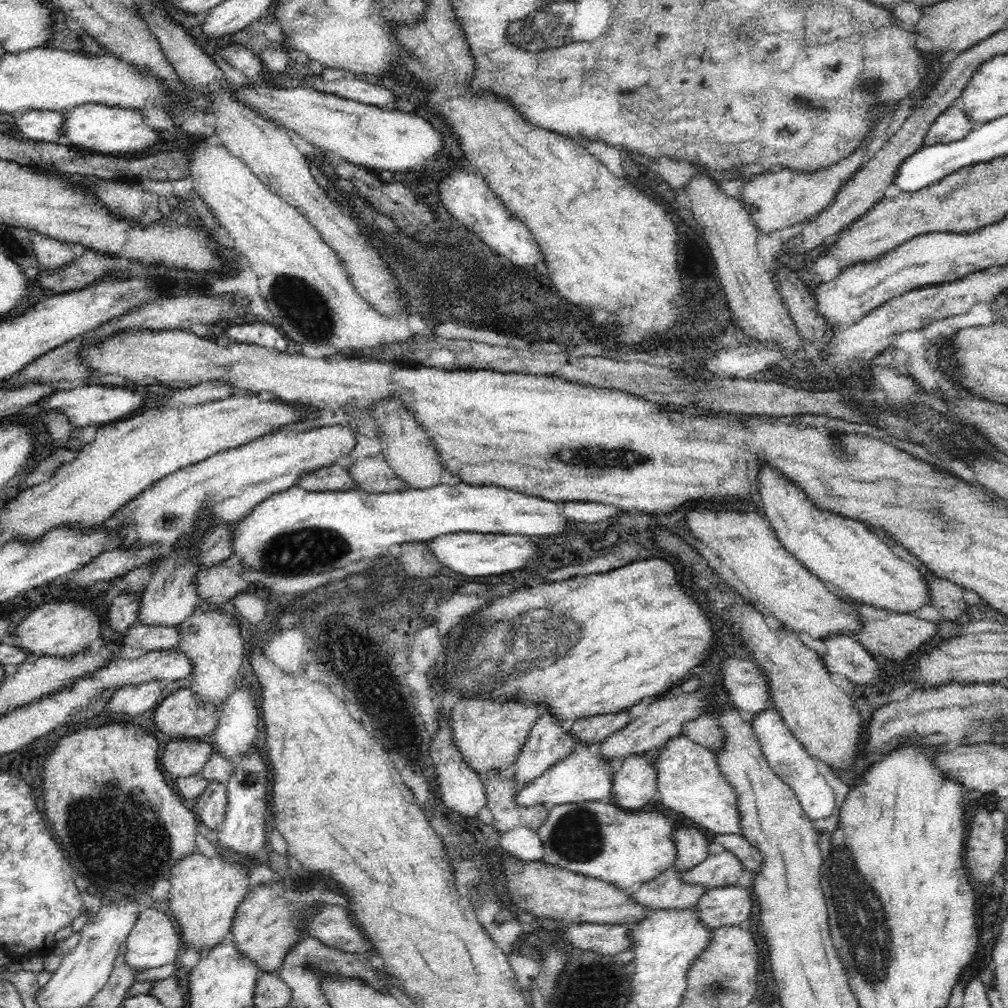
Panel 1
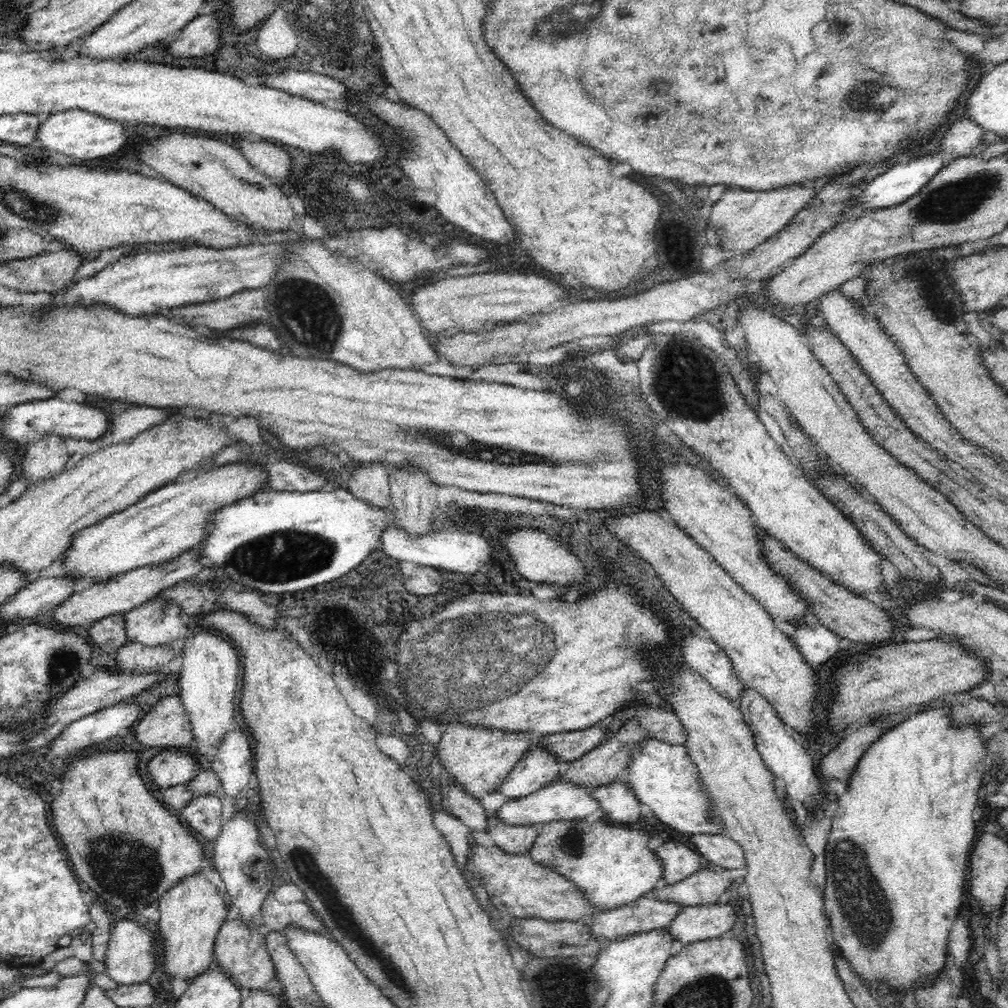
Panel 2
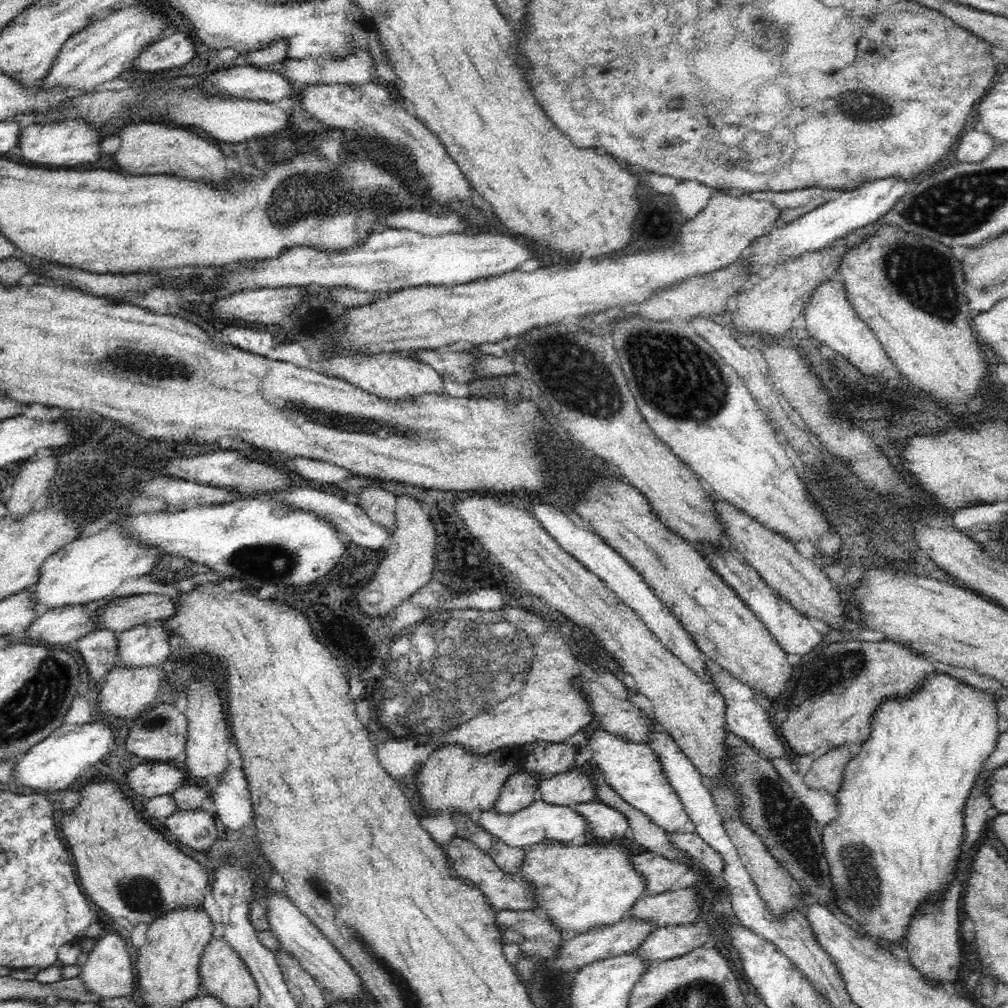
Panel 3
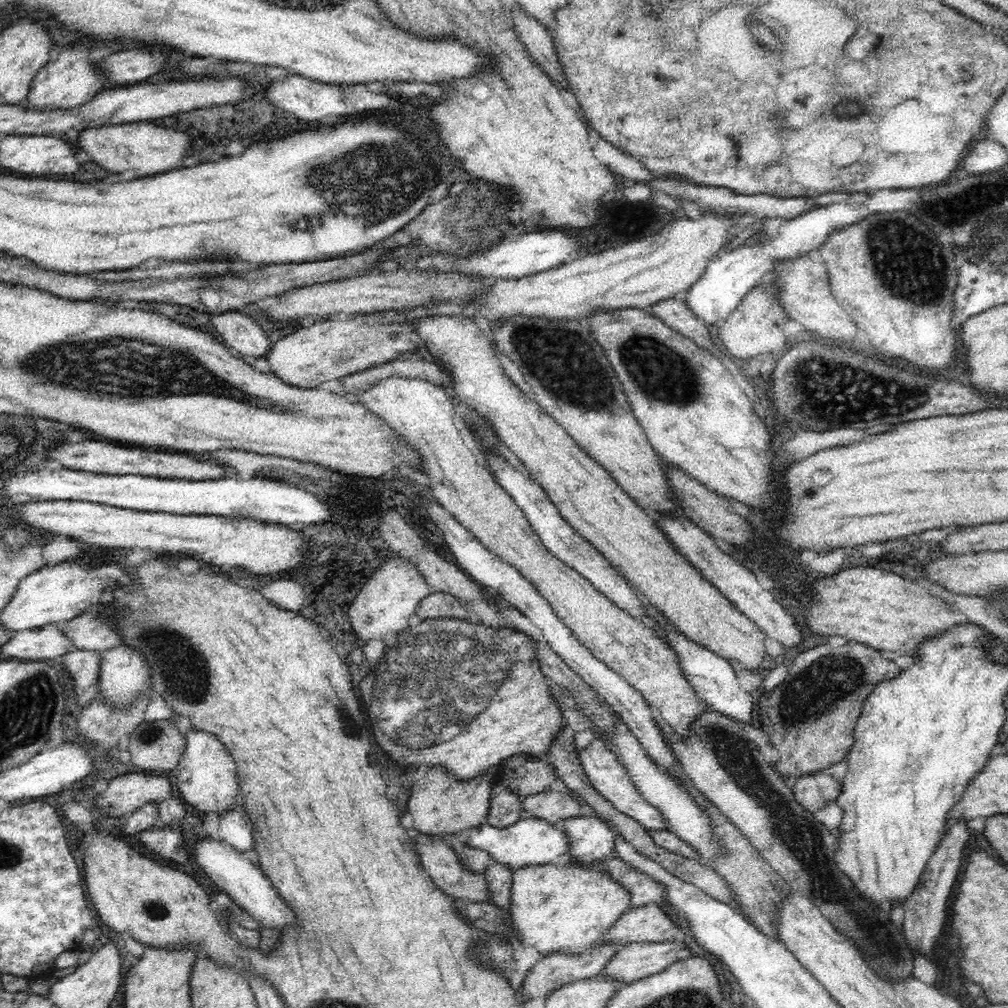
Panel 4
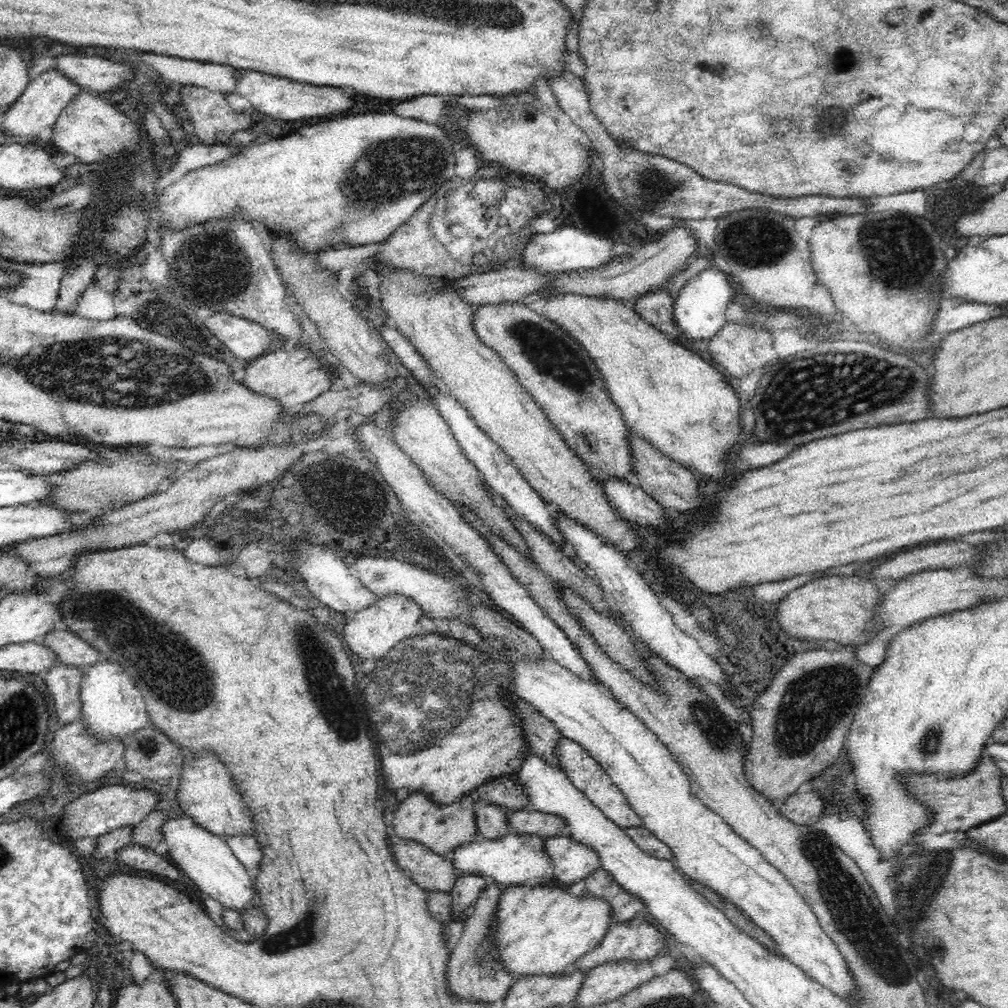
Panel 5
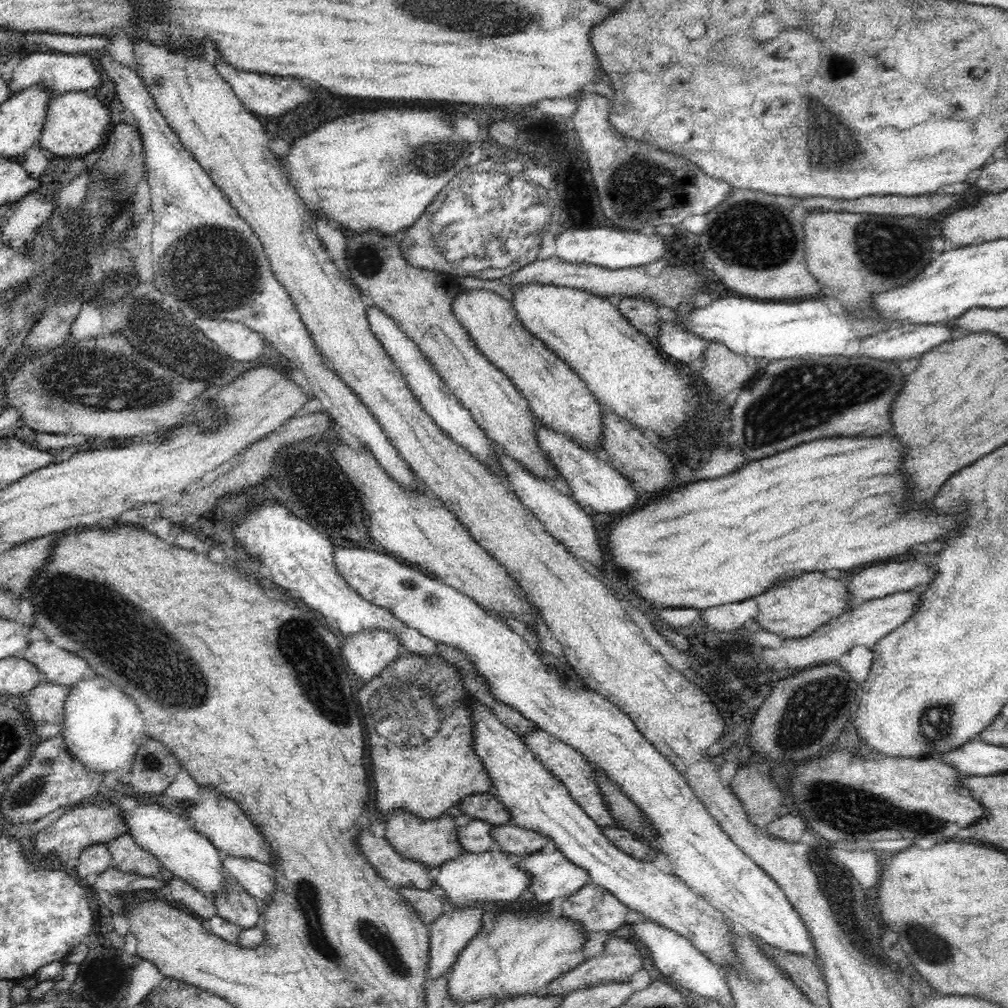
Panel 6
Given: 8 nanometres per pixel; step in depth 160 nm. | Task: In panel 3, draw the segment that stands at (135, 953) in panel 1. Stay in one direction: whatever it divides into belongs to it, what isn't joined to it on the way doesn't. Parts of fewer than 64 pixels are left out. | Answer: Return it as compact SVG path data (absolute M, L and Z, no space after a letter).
M108 934L97 939L77 977L99 1000L130 996L134 988L130 964L130 954L120 934Z

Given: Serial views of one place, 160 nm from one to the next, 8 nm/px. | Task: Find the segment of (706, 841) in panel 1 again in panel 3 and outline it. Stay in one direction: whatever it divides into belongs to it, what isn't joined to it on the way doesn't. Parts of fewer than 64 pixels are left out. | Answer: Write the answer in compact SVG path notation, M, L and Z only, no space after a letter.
M642 852L632 858L635 868L646 877L646 894L662 893L678 886L678 880L688 872L689 866L668 860L655 852Z

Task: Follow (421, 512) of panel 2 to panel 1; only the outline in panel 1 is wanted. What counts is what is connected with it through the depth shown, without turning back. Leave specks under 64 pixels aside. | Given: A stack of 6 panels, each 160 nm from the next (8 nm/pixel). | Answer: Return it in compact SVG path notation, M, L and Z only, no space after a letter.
M390 393L387 397L378 399L367 406L369 416L373 418L380 443L381 453L385 456L388 466L396 473L396 476L407 482L408 489L434 488L440 484L442 465L439 464L435 445L428 437L426 428L416 419L414 411L404 403L400 393Z

